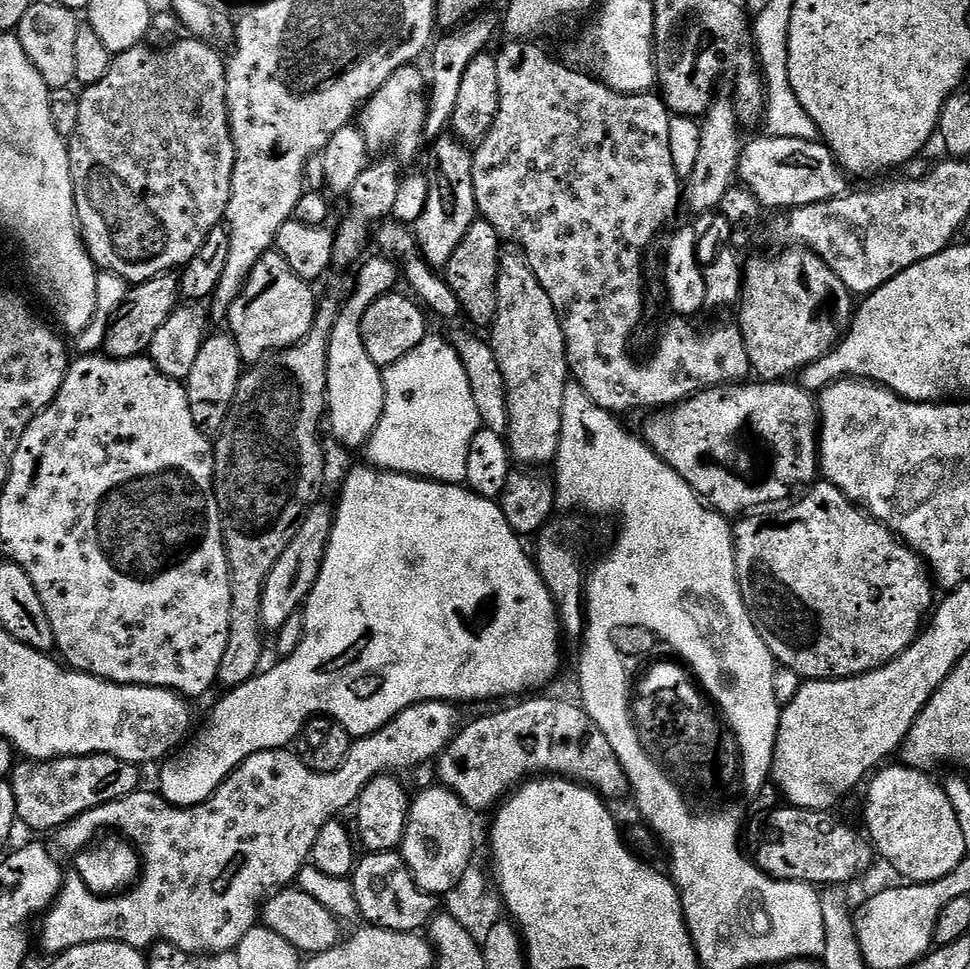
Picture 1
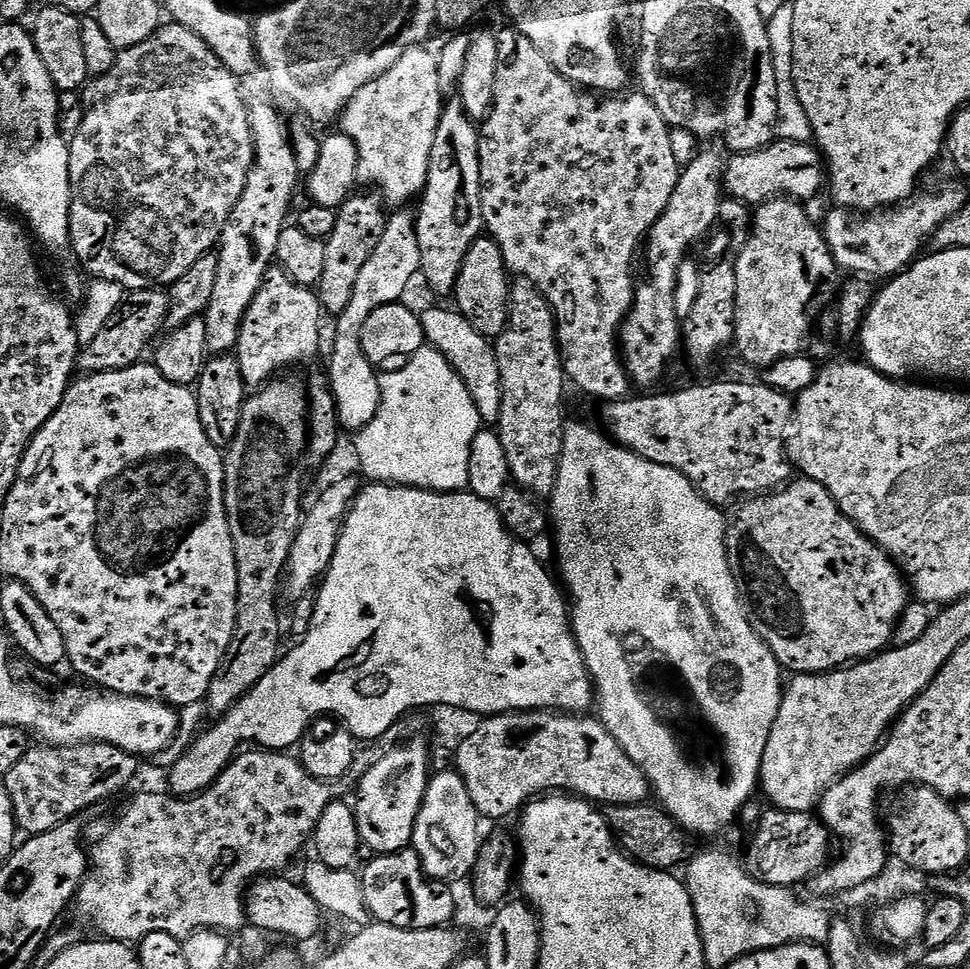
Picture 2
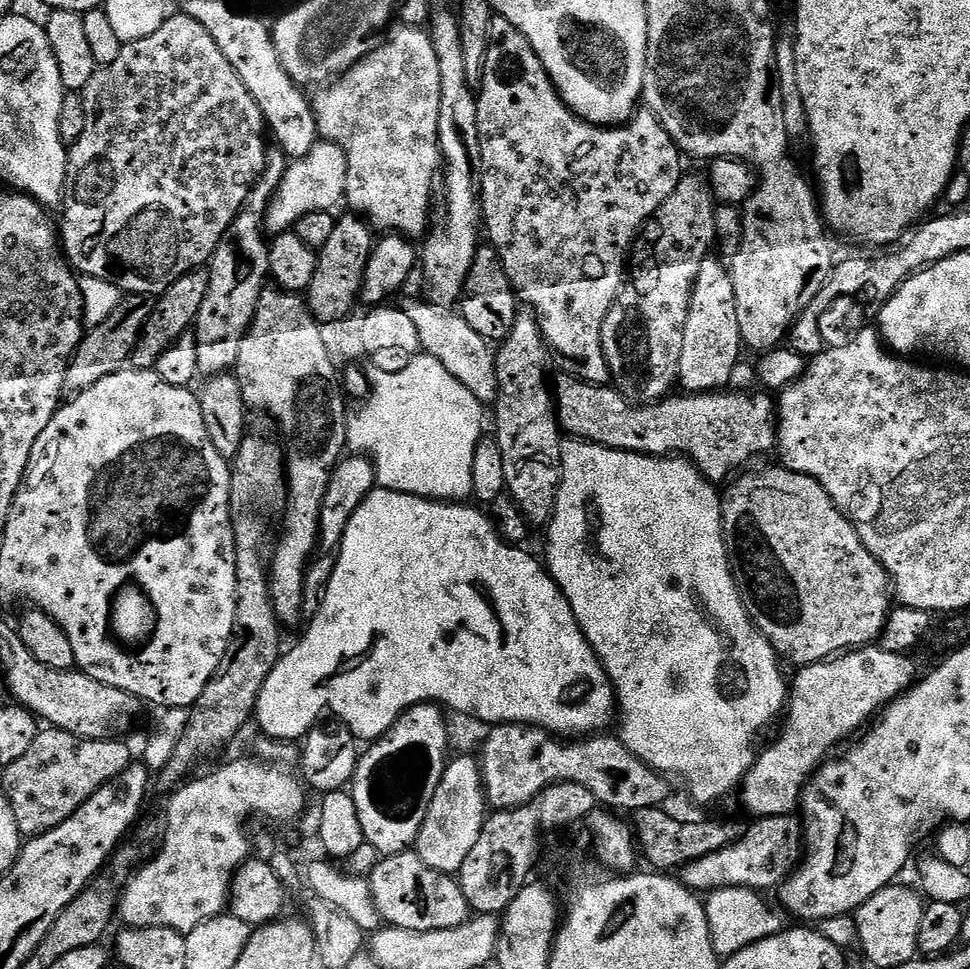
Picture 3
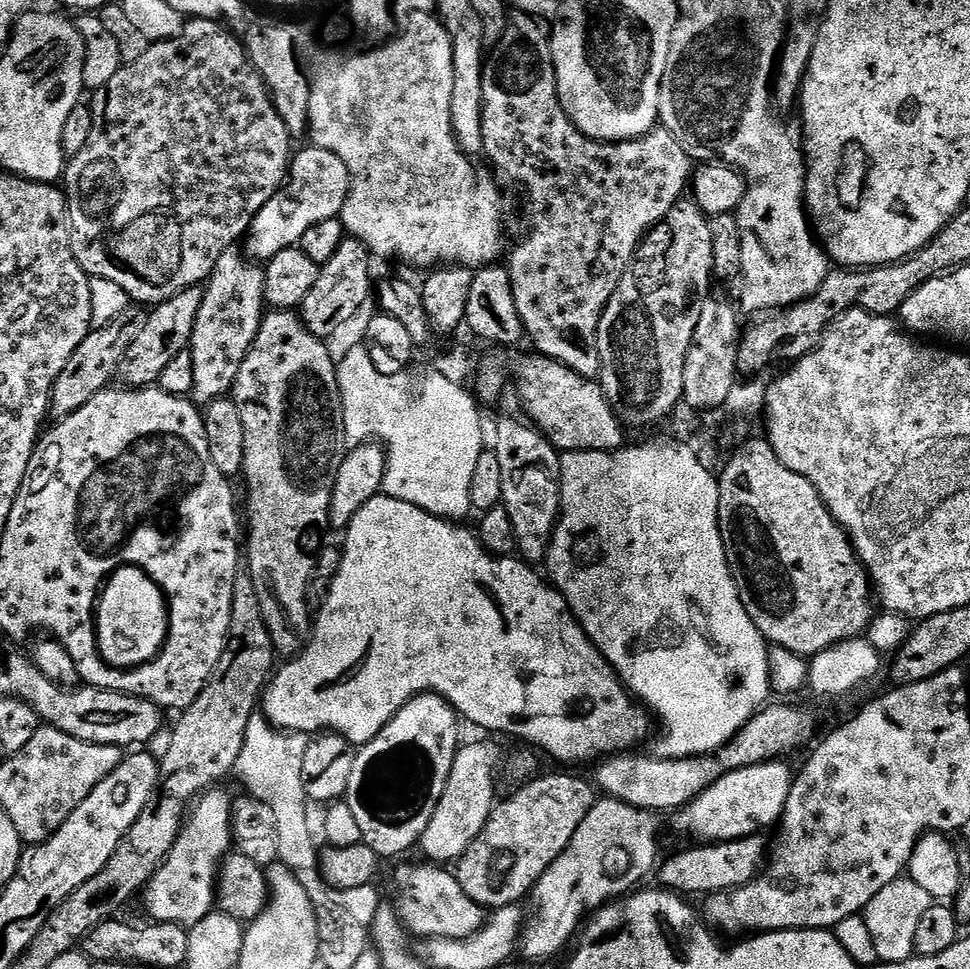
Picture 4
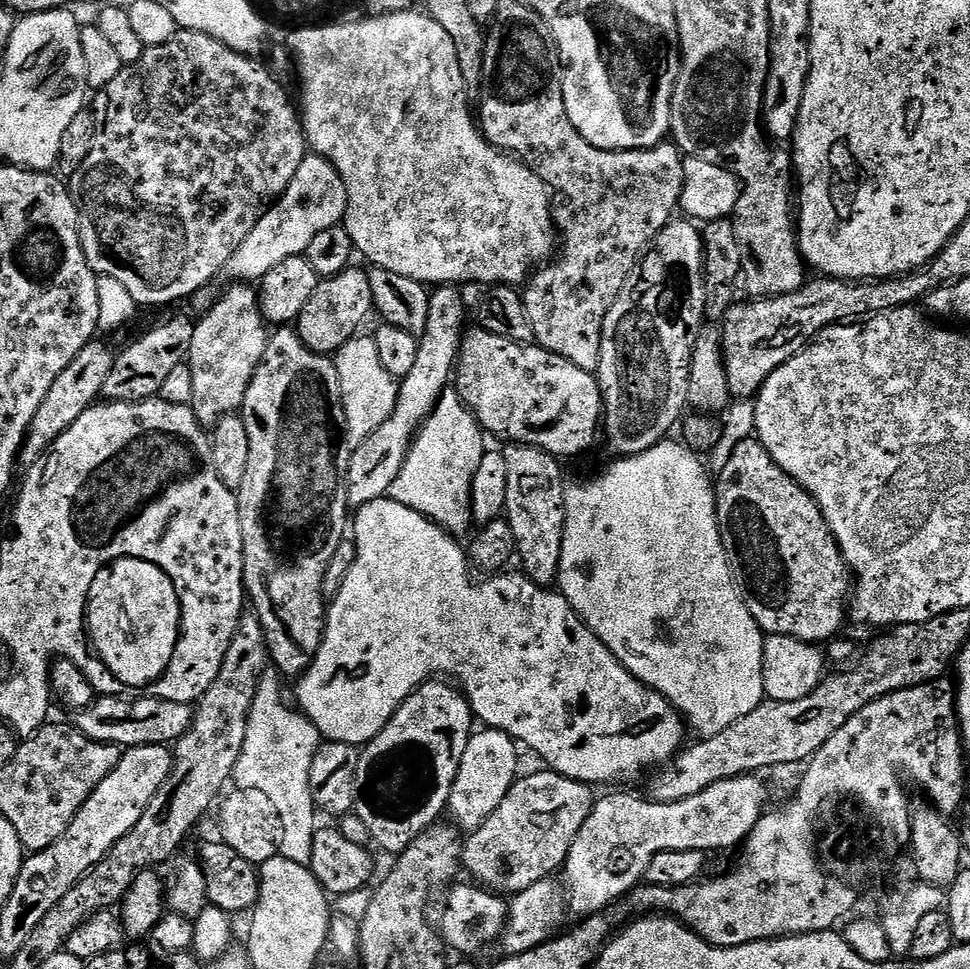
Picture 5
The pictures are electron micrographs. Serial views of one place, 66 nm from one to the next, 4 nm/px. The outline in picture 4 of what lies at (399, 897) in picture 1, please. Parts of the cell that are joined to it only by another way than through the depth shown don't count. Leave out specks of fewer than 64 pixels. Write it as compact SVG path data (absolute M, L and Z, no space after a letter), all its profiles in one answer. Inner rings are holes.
M432 862L423 863L408 864L396 872L394 906L405 927L417 937L420 935L438 940L470 938L486 923L486 909L466 894L457 877L451 871L448 873L447 867L437 866Z

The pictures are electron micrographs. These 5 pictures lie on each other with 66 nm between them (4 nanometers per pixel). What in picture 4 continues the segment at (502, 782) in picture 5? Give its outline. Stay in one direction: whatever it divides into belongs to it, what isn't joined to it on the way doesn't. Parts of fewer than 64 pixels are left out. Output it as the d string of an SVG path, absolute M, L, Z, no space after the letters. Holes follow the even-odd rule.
M465 743L456 753L456 761L450 770L450 778L446 790L438 802L438 810L434 810L434 818L430 818L430 826L420 835L419 851L424 851L429 861L440 866L448 866L456 862L464 854L471 843L479 836L479 832L491 819L496 798L496 771L500 768L500 748L496 744Z

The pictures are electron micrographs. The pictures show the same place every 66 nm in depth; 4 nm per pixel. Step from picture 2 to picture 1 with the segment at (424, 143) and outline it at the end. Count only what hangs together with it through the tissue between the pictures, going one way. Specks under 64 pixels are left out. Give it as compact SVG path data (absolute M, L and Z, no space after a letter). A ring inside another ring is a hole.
M416 66L400 68L392 75L380 89L371 96L358 113L358 127L360 133L366 138L366 146L369 153L384 154L387 148L392 148L391 155L397 161L412 160L420 152L420 147L426 144L424 135L424 123L428 118L428 102L425 96L426 76L416 69Z

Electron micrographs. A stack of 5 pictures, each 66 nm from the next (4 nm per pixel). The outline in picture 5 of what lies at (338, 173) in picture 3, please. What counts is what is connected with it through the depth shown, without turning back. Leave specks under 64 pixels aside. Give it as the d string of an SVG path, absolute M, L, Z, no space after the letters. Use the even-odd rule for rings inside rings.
M305 155L290 186L269 208L258 226L250 230L250 234L246 234L246 242L238 246L238 250L234 250L223 275L233 276L231 279L236 282L263 281L264 276L270 274L274 266L282 266L286 258L305 255L316 235L322 234L322 230L337 227L343 221L347 208L346 186L336 167L324 156Z

